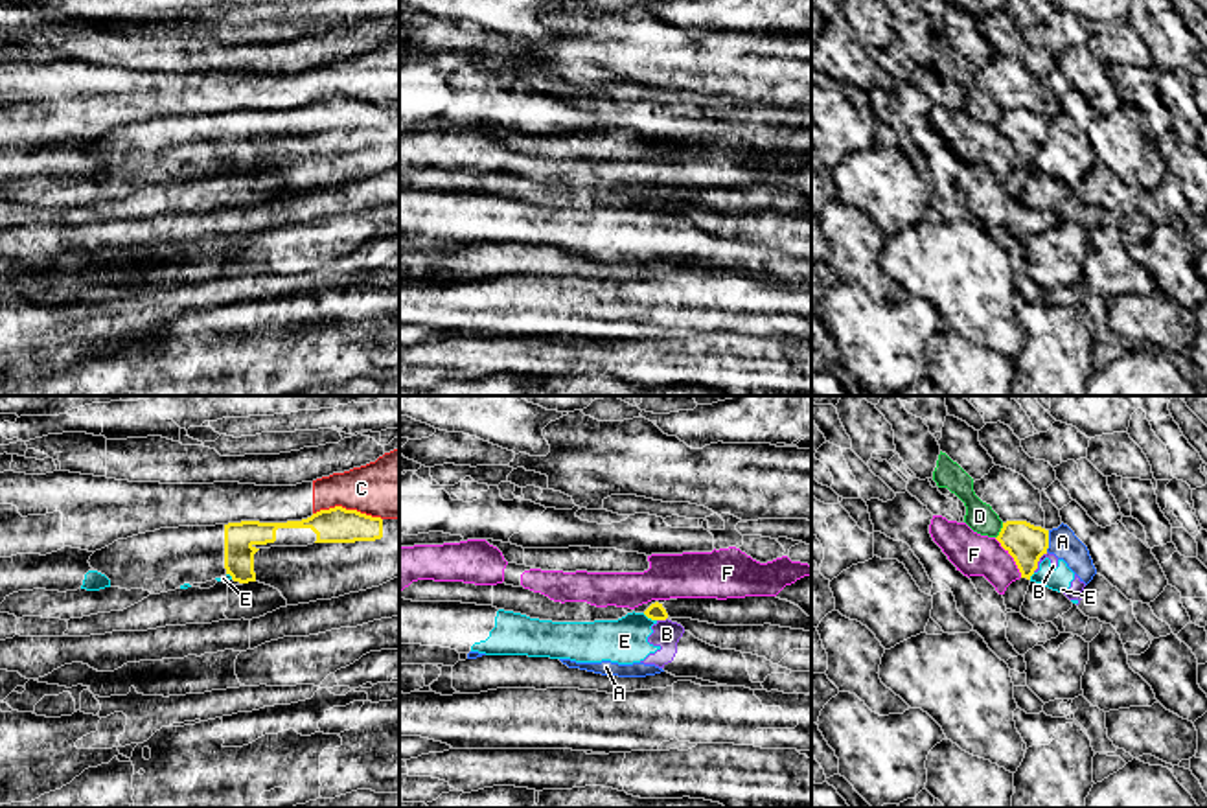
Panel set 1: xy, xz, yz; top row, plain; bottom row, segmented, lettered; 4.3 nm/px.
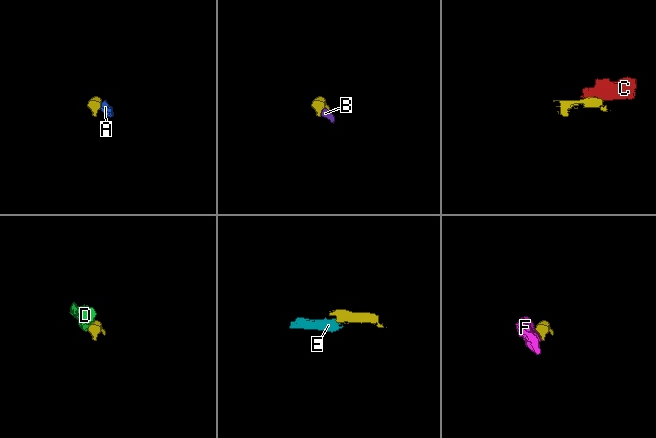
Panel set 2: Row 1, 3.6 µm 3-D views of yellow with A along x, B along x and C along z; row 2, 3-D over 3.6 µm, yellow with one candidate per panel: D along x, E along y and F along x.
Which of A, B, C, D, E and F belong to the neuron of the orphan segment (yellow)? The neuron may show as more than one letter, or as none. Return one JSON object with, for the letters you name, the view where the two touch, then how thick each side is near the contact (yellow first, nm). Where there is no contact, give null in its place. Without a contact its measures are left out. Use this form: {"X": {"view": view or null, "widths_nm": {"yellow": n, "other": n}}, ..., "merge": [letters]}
{"merge": []}

